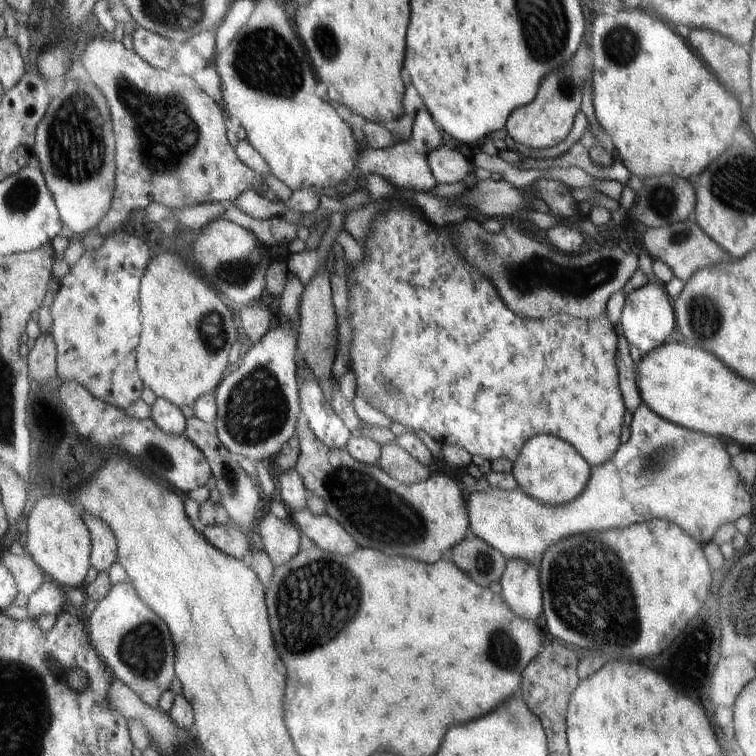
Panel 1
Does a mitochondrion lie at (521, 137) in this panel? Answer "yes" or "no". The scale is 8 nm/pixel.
no

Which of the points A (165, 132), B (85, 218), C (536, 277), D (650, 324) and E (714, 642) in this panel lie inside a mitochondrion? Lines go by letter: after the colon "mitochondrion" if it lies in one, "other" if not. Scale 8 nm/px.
A: mitochondrion
B: other
C: mitochondrion
D: other
E: mitochondrion

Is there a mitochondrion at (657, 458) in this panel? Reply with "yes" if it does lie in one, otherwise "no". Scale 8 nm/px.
yes

